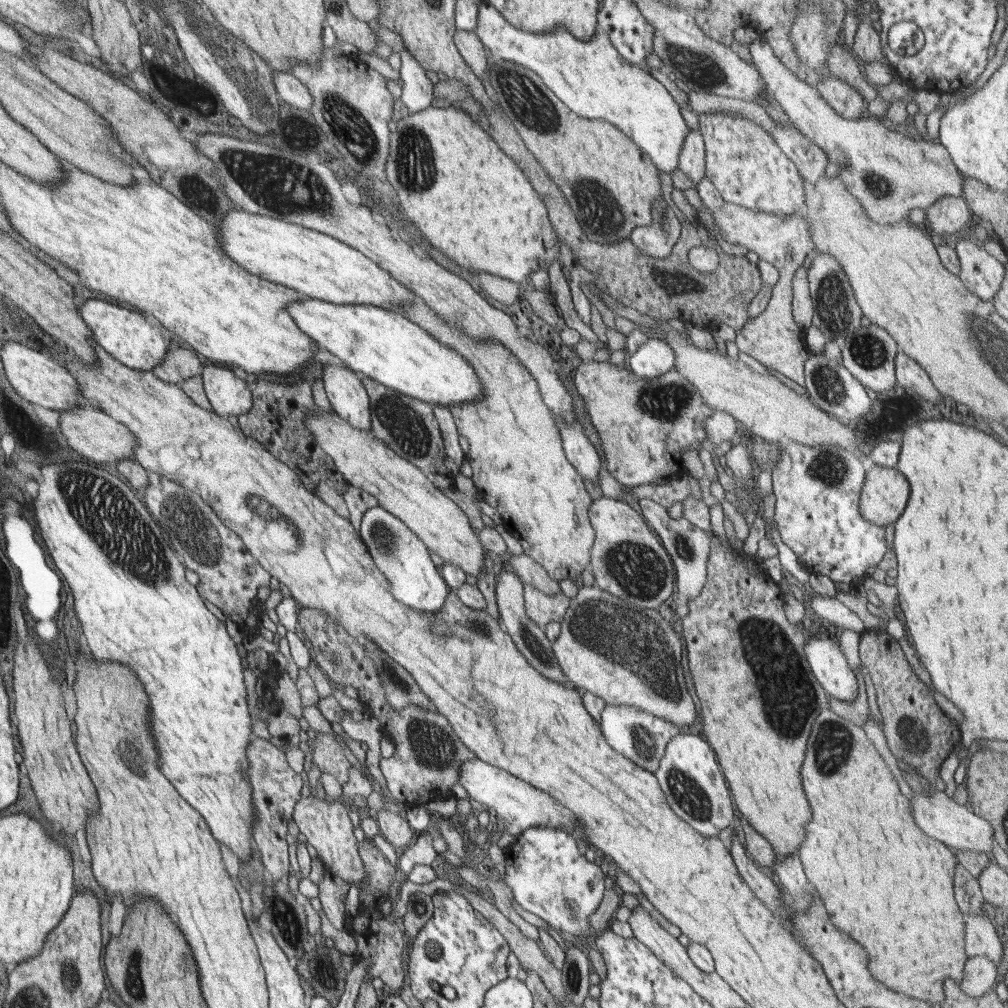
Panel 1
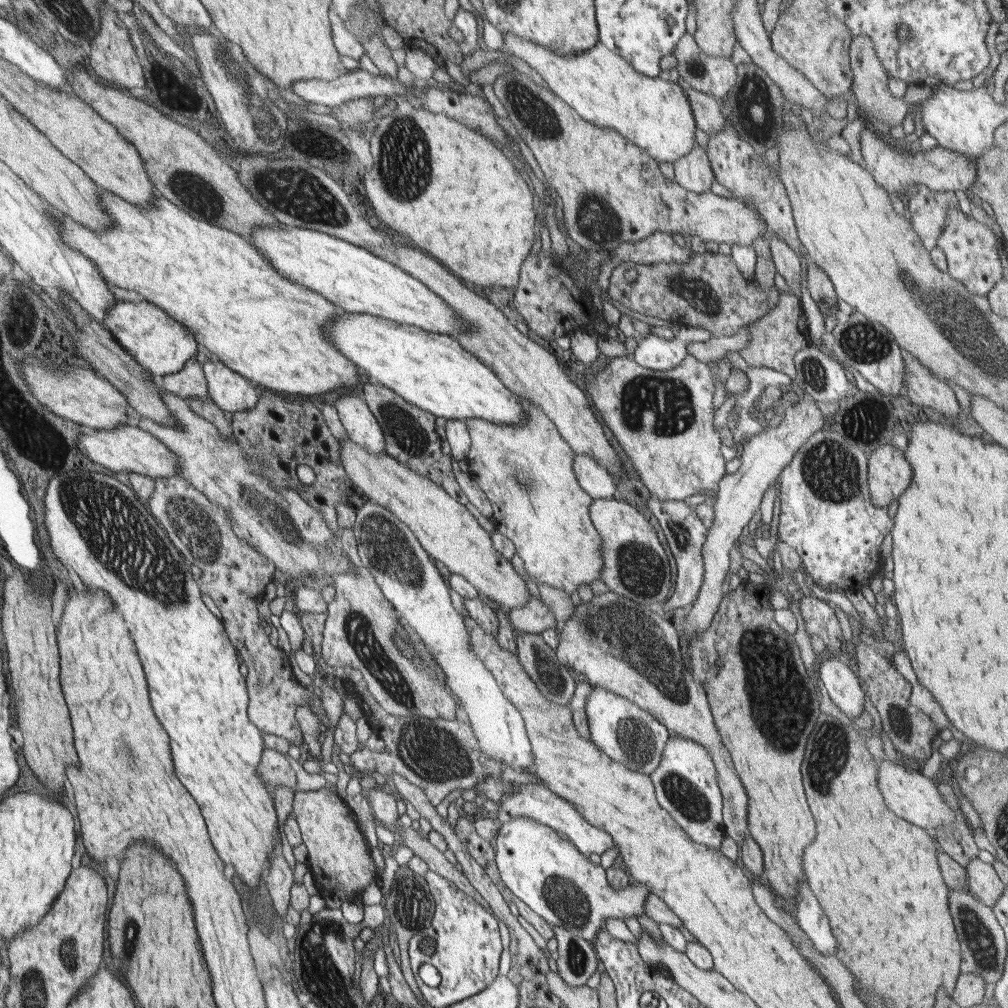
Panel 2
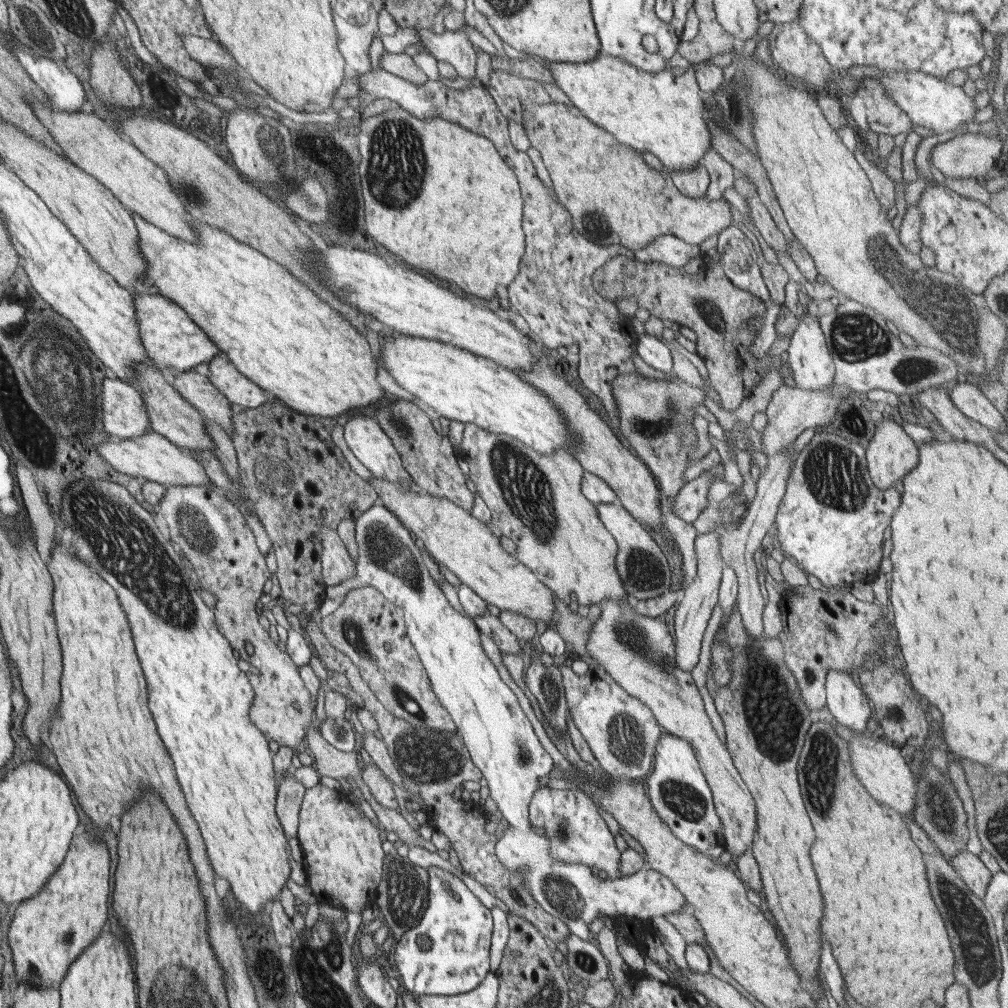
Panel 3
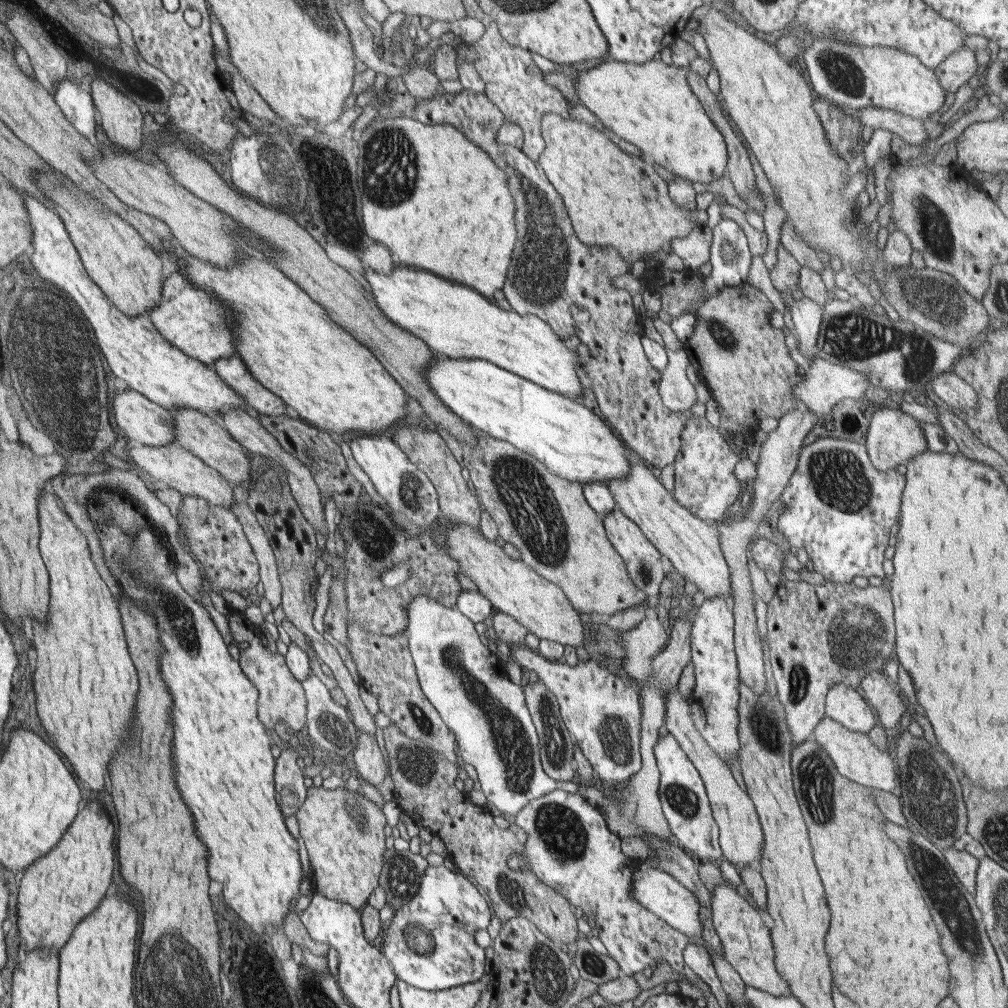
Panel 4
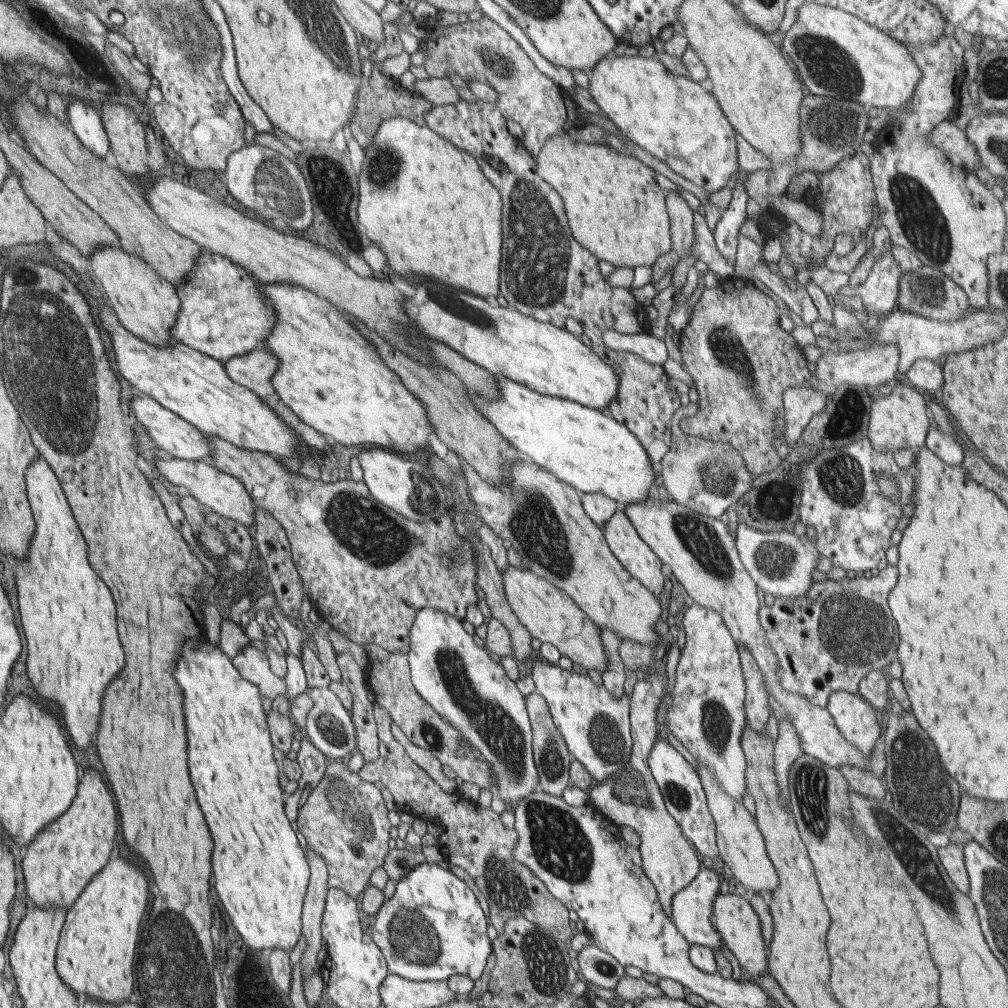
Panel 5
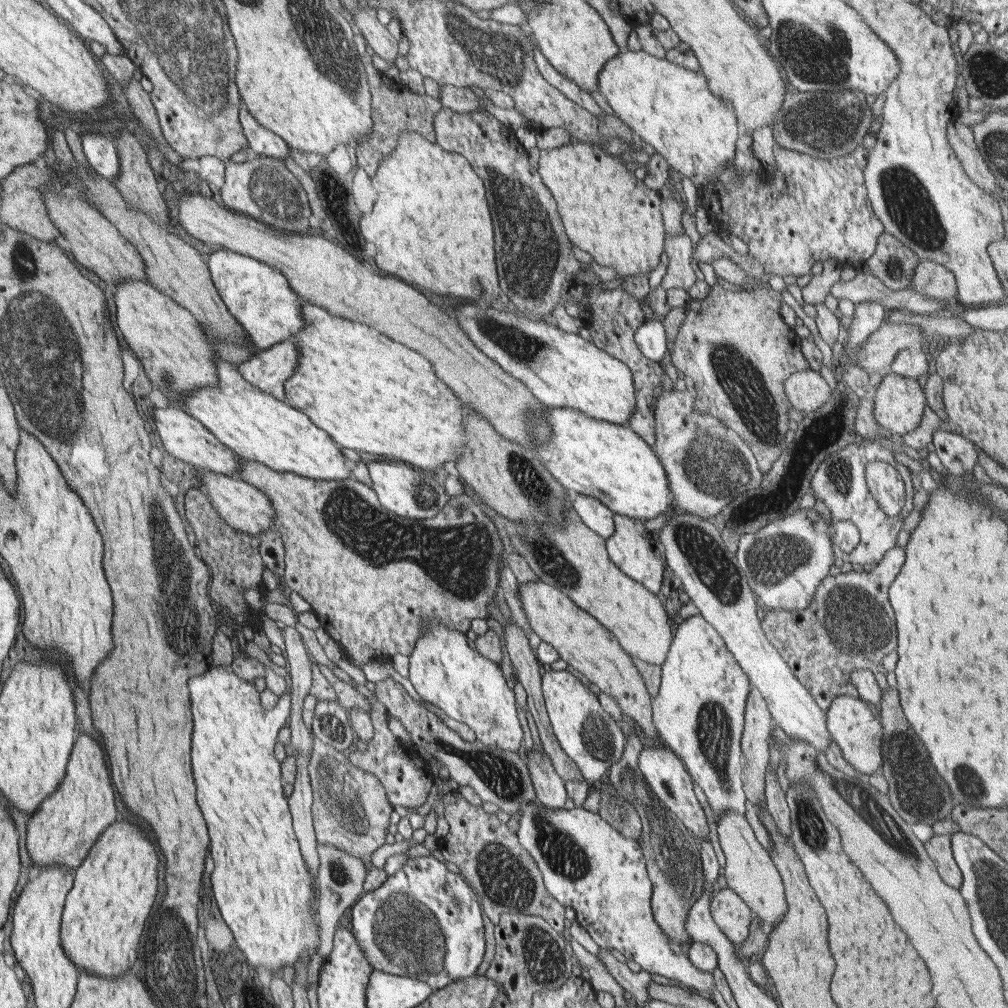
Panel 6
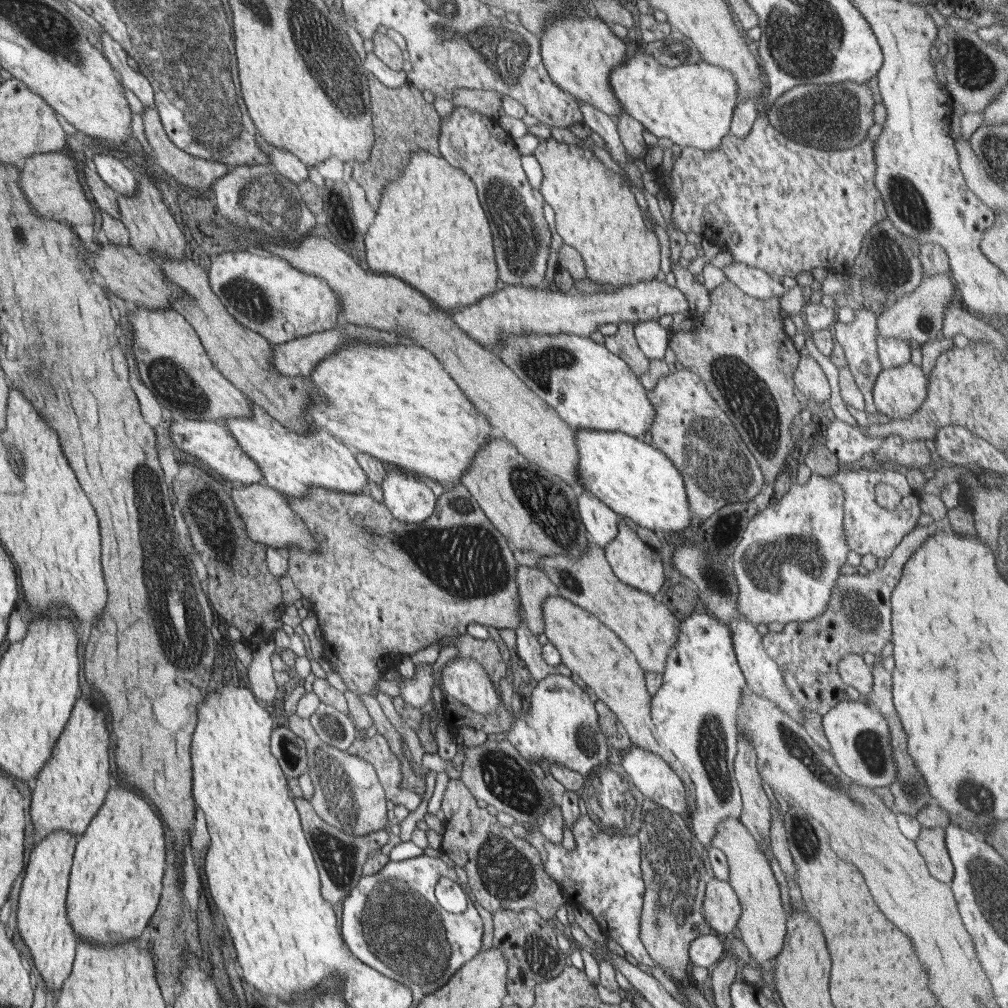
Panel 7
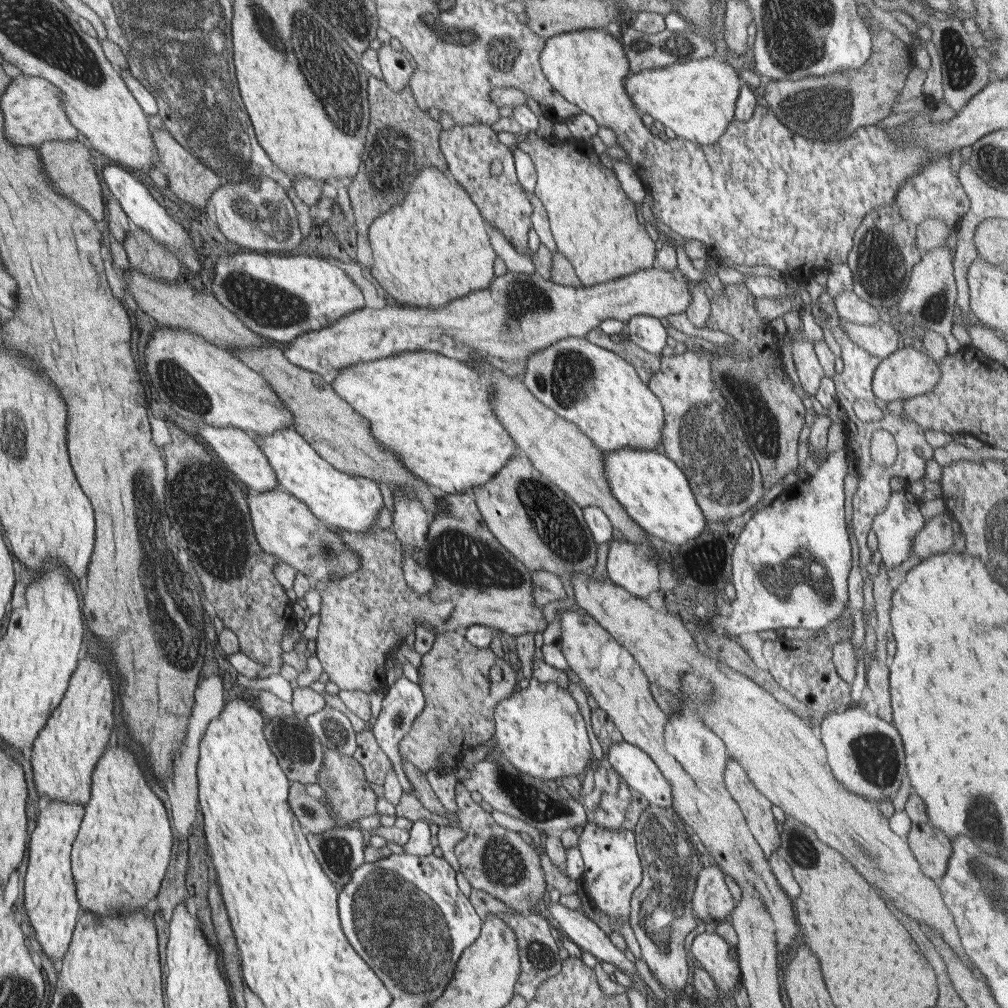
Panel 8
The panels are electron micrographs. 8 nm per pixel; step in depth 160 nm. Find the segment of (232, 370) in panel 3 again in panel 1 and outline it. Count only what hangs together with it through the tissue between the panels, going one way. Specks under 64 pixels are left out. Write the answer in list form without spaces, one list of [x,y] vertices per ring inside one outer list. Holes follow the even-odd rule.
[[[206,366],[200,376],[203,389],[216,414],[221,417],[240,416],[250,410],[254,398],[246,387],[246,381],[236,377],[231,370]]]

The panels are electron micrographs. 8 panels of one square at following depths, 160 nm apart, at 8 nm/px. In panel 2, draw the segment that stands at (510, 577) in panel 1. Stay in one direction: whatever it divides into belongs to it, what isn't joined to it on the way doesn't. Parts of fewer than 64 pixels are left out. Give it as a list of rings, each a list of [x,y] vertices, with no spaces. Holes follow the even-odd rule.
[[[523,633],[517,638],[520,664],[544,698],[554,704],[568,704],[577,687],[572,671],[558,661],[555,649],[544,642],[540,633]]]

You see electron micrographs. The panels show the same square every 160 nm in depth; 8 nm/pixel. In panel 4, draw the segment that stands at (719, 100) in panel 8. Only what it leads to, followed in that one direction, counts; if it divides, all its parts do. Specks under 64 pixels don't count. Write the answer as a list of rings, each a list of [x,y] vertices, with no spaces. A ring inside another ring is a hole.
[[[610,59],[586,71],[580,71],[578,80],[575,80],[575,88],[581,104],[598,117],[607,131],[614,132],[618,138],[638,147],[648,160],[663,166],[675,176],[708,184],[727,171],[728,148],[723,134],[710,121],[702,103],[688,86],[686,73],[689,69],[674,64],[666,65],[655,59],[644,64]]]

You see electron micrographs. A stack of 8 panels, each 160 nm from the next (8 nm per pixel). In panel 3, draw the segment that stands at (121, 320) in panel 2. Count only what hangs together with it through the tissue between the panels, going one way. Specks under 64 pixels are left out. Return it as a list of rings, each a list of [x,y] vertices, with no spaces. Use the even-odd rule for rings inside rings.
[[[162,294],[134,296],[135,319],[143,342],[147,358],[152,360],[152,365],[159,371],[164,368],[174,368],[178,371],[189,371],[206,360],[221,354],[219,347],[206,338],[206,331],[202,330],[182,306],[168,300]]]

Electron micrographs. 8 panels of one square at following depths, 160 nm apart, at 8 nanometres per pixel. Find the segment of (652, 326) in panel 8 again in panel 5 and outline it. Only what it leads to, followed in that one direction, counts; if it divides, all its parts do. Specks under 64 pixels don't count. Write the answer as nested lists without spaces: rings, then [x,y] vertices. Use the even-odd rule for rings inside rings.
[[[604,330],[602,339],[610,349],[632,352],[650,365],[663,366],[669,357],[664,341],[649,331],[640,334],[620,334],[616,330]]]

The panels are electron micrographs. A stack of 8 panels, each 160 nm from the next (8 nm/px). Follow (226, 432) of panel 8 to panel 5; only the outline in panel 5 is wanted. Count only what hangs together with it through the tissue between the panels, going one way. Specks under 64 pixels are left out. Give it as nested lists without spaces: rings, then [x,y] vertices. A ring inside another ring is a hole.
[[[143,395],[142,397],[134,396],[129,404],[131,420],[135,420],[141,424],[142,428],[148,434],[148,438],[152,440],[152,444],[172,456],[189,460],[207,460],[211,458],[211,446],[207,441],[206,435],[194,426],[187,419],[176,414],[175,411],[168,410],[163,404],[156,402],[156,399]]]

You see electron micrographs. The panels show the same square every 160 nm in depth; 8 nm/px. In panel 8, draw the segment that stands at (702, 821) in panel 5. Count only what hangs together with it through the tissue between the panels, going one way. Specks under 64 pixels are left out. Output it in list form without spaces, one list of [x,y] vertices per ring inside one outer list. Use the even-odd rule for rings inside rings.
[[[624,740],[605,750],[604,763],[619,772],[629,787],[643,794],[652,805],[666,809],[673,806],[672,786],[647,752]]]

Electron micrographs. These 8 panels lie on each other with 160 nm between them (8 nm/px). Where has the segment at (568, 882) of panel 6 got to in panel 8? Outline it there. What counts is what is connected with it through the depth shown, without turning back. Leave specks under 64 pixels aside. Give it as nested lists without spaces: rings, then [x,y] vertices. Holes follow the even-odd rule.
[[[588,823],[582,830],[577,846],[584,862],[584,872],[579,879],[586,886],[594,904],[609,918],[625,918],[629,923],[632,893],[643,879],[643,866],[633,831],[624,828],[612,830]]]

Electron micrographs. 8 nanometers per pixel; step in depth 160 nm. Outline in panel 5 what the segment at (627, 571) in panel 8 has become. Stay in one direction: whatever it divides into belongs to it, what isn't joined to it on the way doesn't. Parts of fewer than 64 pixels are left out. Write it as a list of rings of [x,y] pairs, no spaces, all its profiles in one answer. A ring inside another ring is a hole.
[[[623,507],[618,508],[605,522],[603,533],[613,556],[657,598],[666,580],[662,575],[663,563],[640,538]]]

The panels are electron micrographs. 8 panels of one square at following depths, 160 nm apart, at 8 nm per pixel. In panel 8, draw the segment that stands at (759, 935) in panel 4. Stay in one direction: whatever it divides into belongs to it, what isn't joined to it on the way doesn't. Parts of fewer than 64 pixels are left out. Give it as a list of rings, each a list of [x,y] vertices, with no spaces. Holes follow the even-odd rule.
[[[702,866],[698,873],[697,887],[692,895],[692,908],[698,918],[712,925],[729,919],[736,902],[724,881],[725,874],[717,867]]]

